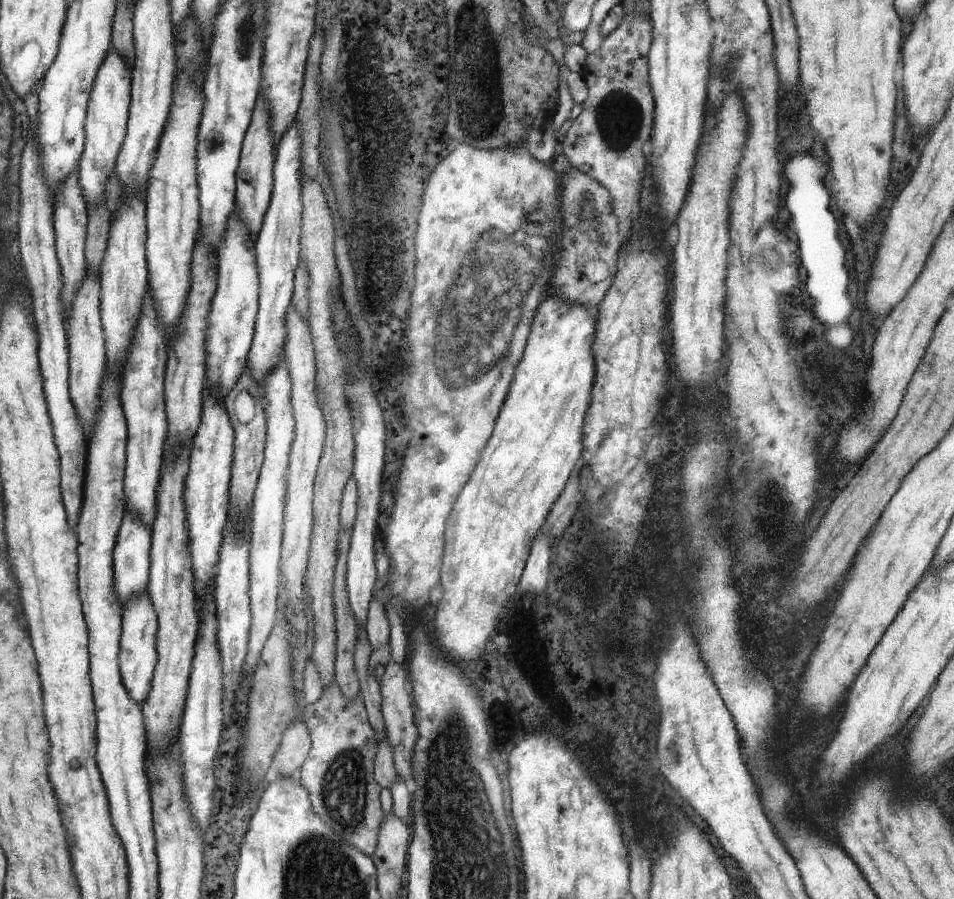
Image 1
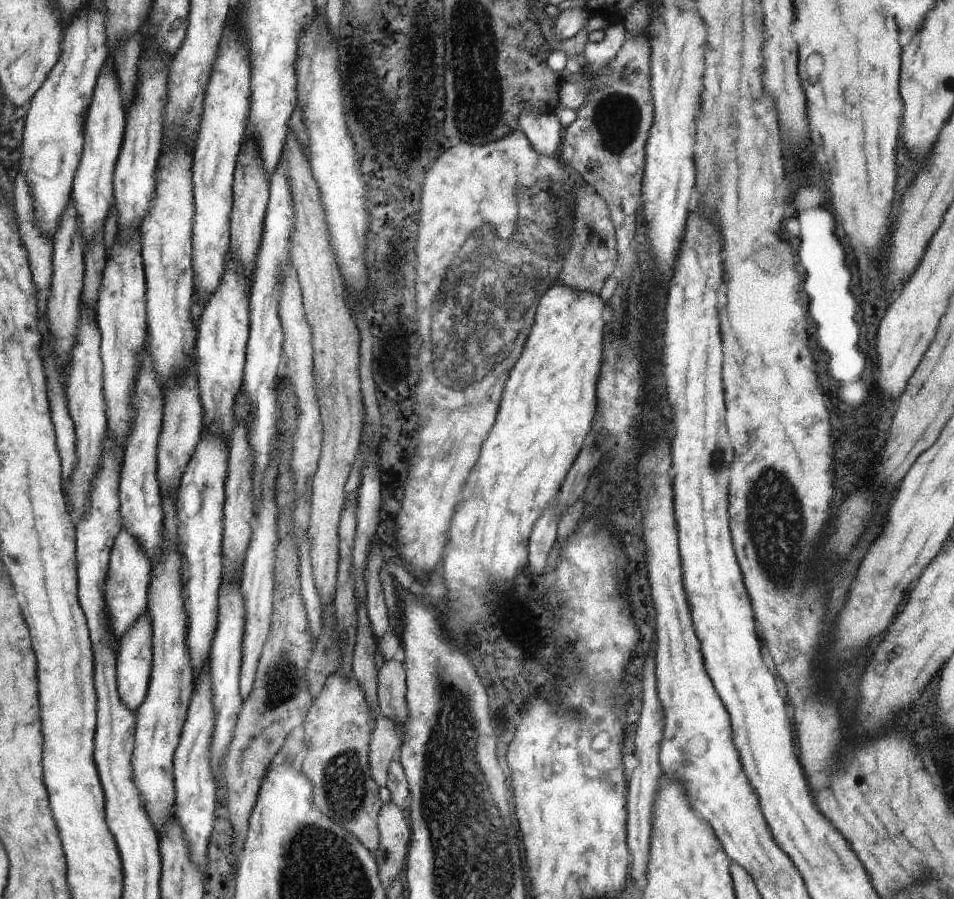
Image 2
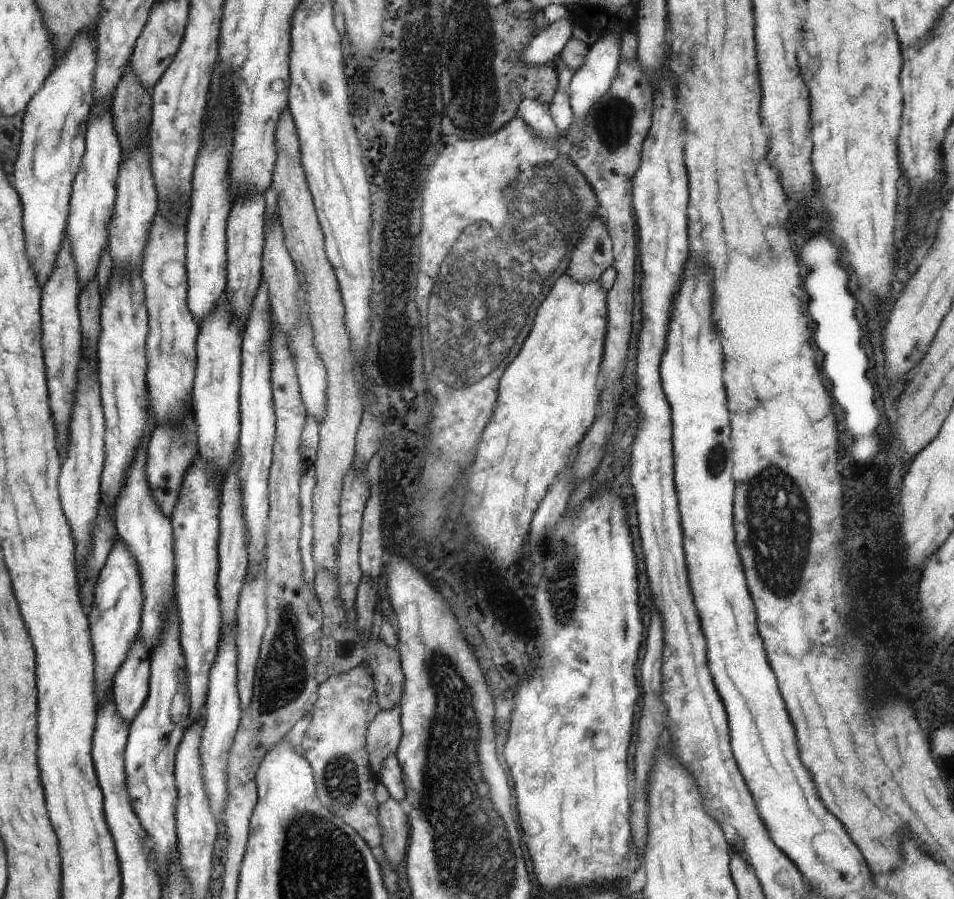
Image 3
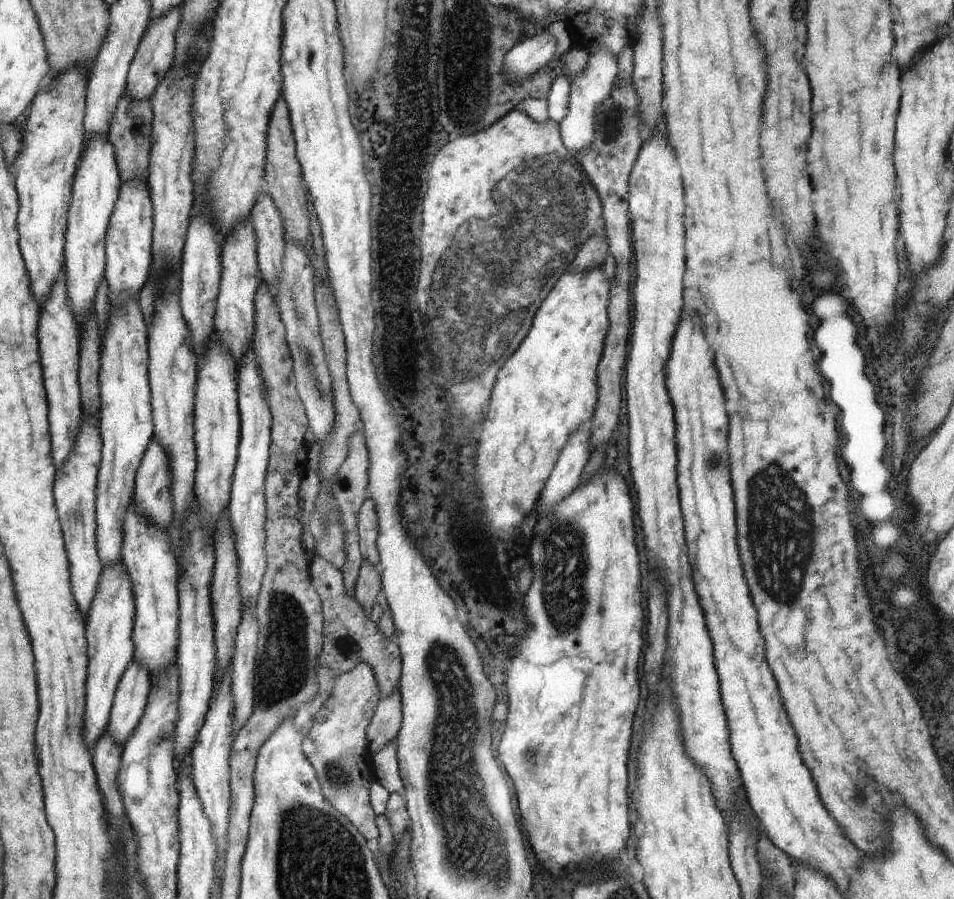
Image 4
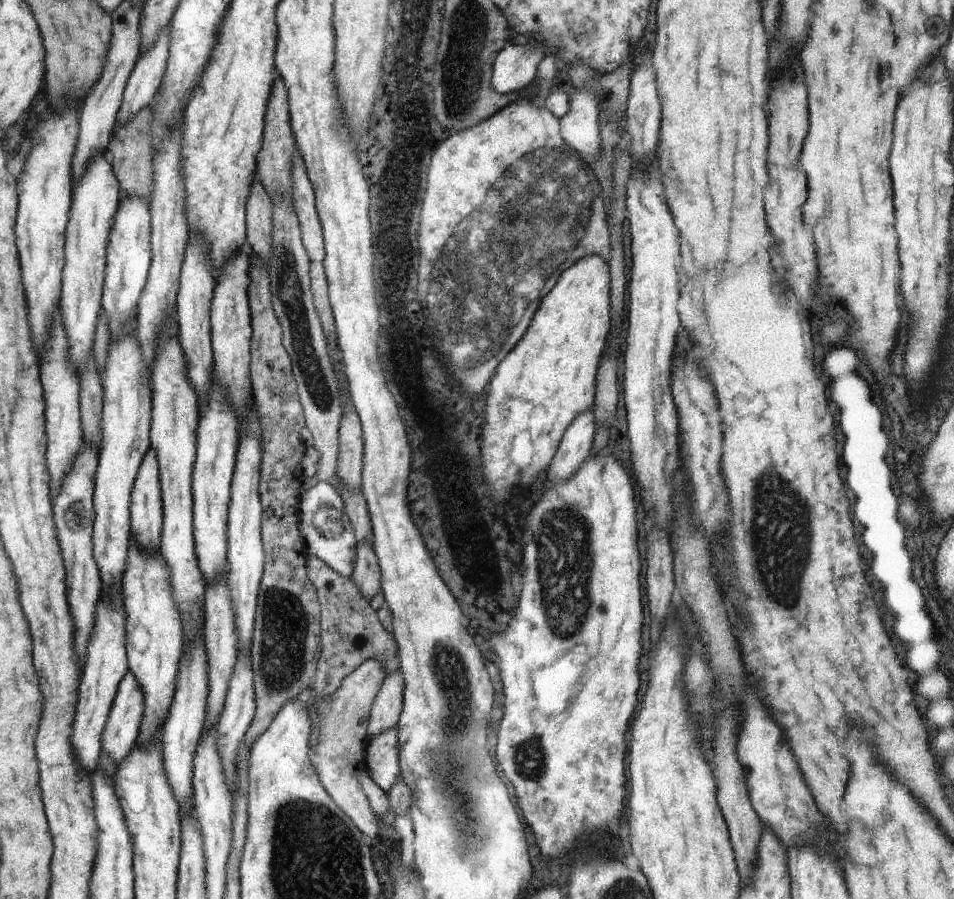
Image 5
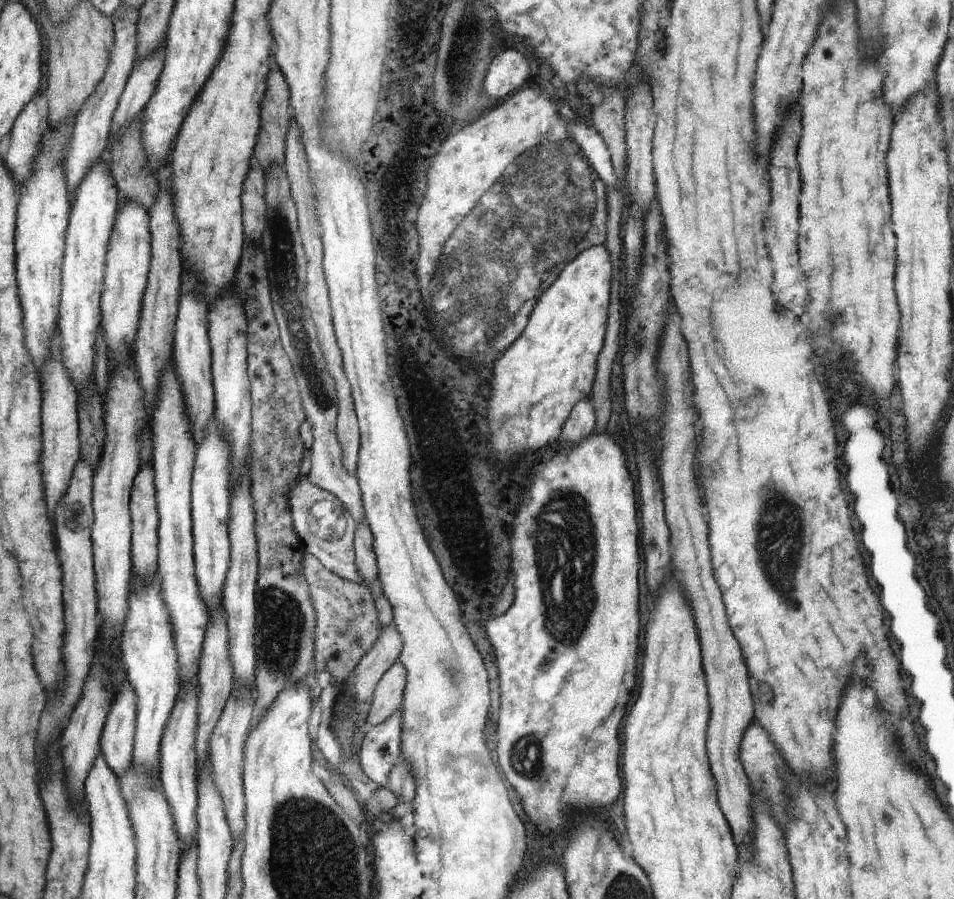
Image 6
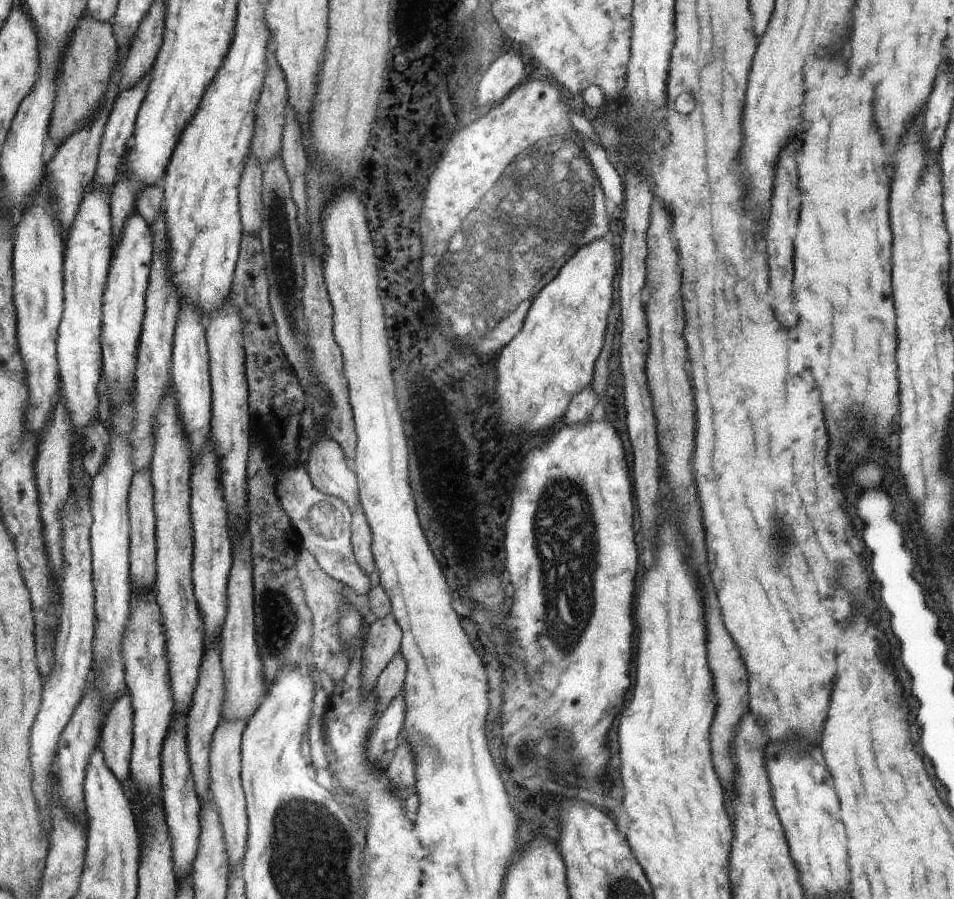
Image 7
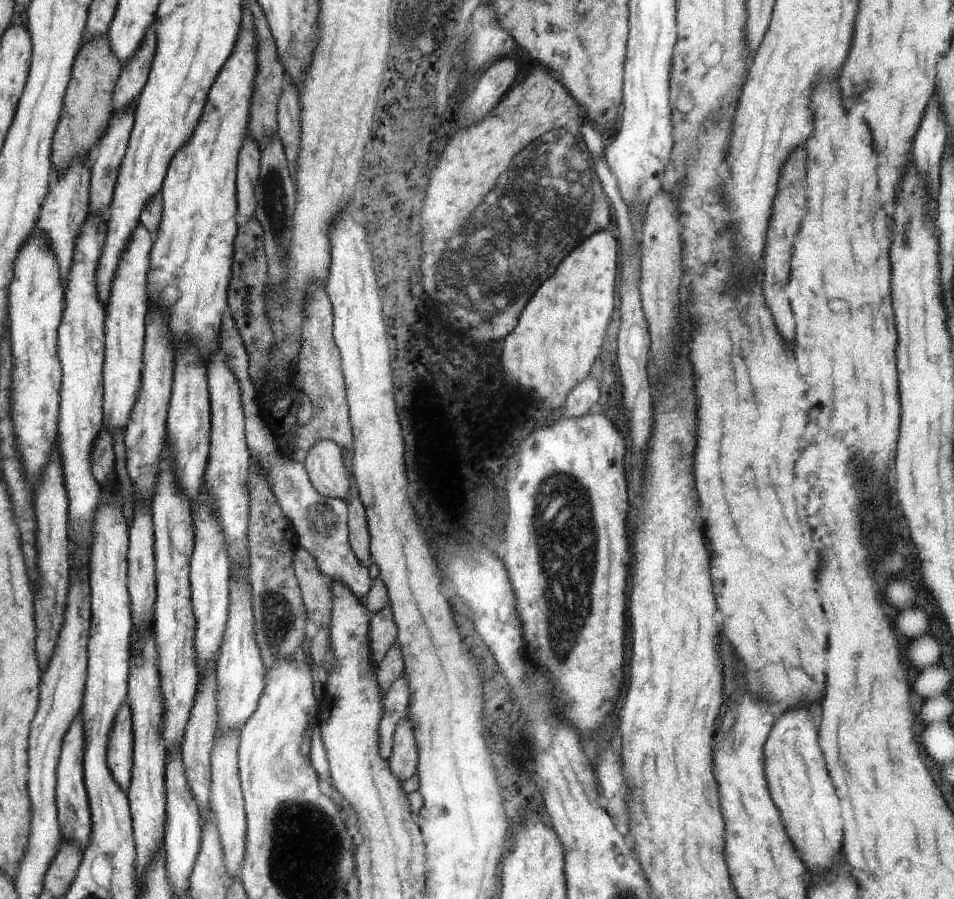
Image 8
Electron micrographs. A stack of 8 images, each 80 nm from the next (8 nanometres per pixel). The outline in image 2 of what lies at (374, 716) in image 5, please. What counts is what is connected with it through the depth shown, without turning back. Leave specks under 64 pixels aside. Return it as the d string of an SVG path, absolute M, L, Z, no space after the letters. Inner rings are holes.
M382 716L377 718L369 744L369 767L379 785L386 786L390 763L398 756L402 744L402 736L395 724Z

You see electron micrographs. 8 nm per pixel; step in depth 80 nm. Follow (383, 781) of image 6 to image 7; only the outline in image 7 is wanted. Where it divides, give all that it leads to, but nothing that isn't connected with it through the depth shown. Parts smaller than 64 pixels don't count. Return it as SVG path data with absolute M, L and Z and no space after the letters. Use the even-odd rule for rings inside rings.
M402 694L398 695L391 704L388 705L380 716L377 716L376 723L370 734L369 740L369 756L378 768L386 770L390 764L394 751L398 747L398 738L403 729L405 719L406 703Z

